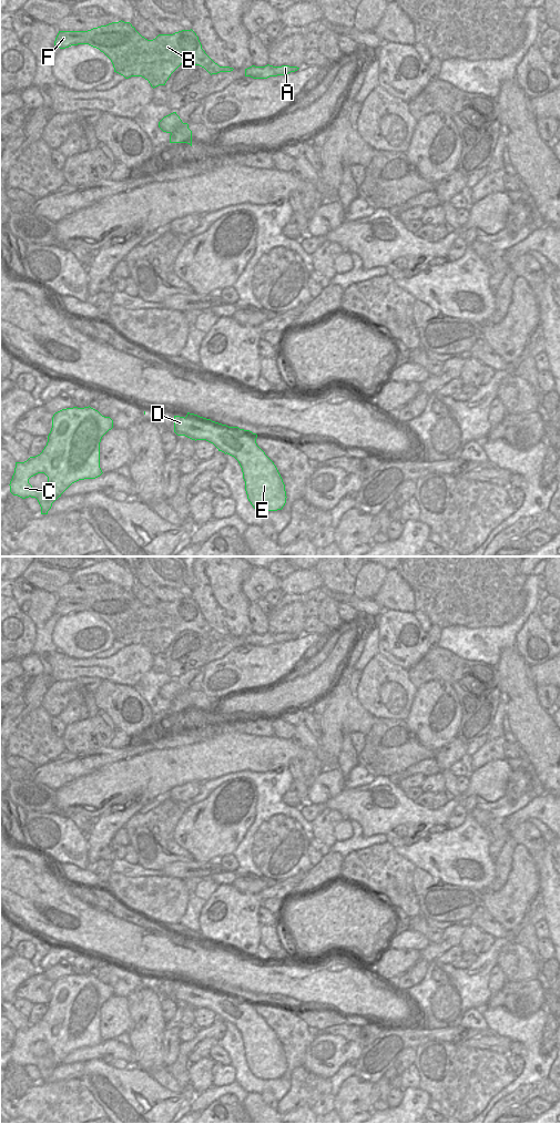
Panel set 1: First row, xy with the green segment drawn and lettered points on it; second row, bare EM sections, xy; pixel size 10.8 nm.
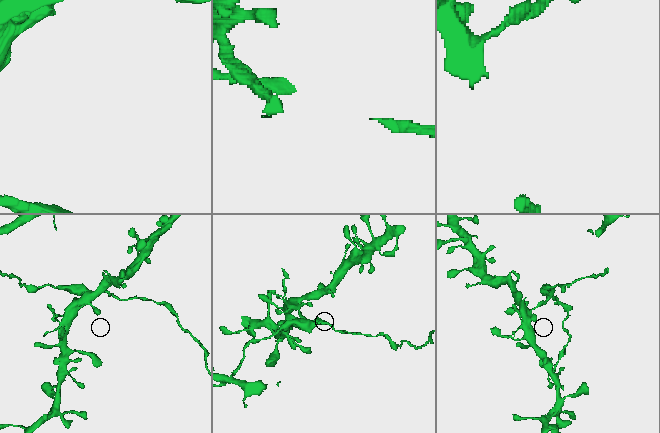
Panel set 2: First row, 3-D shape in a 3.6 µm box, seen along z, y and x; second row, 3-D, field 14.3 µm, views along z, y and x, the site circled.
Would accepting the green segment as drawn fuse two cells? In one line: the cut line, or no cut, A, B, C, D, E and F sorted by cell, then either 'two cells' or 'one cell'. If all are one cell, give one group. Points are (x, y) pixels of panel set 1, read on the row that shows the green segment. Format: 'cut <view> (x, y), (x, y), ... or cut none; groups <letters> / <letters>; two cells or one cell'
cut xy (182, 122), (171, 133); groups A B F / C D E; two cells

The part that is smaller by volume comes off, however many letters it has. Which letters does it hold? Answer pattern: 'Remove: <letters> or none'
Remove: A, B, F

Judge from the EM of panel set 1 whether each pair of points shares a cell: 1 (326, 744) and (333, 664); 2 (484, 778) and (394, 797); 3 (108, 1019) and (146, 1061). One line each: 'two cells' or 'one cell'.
1: two cells
2: one cell
3: two cells

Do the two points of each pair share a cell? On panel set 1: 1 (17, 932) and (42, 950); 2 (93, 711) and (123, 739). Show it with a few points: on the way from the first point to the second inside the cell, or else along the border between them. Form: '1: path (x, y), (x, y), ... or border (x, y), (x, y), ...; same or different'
1: path (23, 935), (30, 936), (38, 943); same
2: border (116, 731), (108, 745); different

